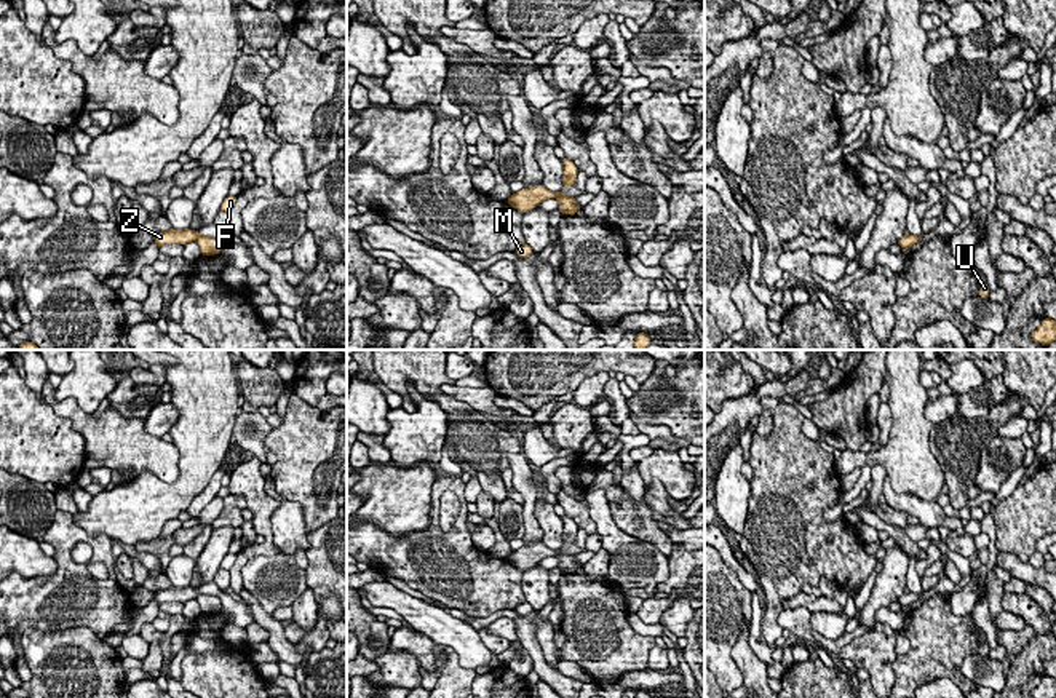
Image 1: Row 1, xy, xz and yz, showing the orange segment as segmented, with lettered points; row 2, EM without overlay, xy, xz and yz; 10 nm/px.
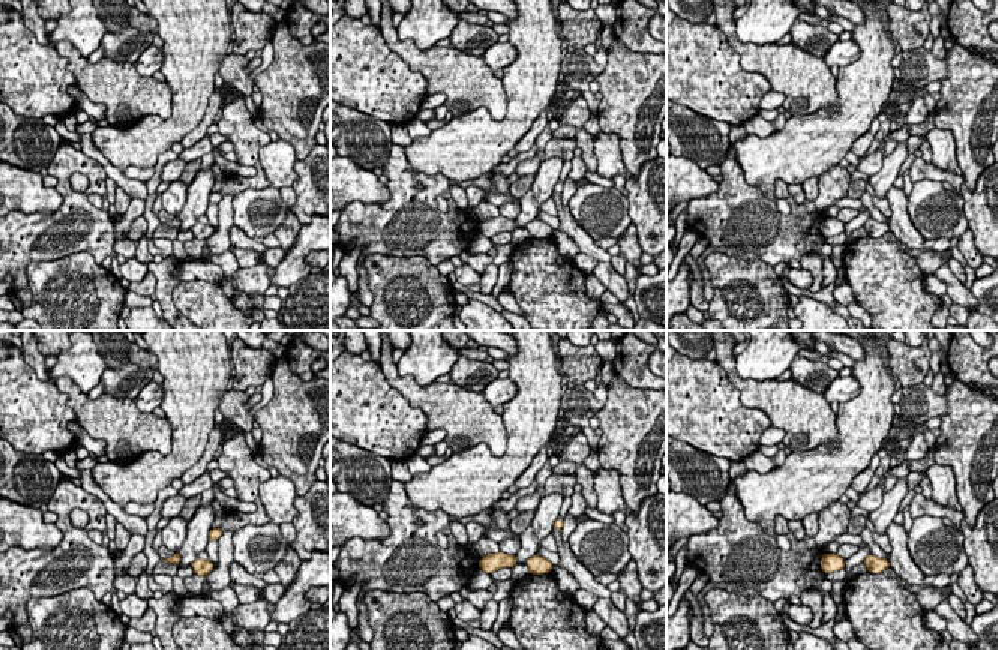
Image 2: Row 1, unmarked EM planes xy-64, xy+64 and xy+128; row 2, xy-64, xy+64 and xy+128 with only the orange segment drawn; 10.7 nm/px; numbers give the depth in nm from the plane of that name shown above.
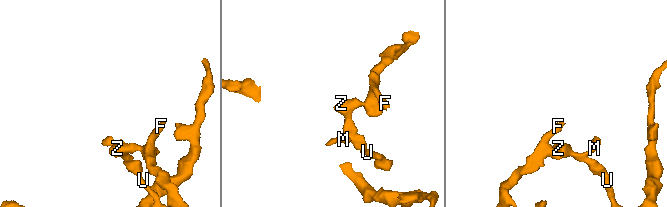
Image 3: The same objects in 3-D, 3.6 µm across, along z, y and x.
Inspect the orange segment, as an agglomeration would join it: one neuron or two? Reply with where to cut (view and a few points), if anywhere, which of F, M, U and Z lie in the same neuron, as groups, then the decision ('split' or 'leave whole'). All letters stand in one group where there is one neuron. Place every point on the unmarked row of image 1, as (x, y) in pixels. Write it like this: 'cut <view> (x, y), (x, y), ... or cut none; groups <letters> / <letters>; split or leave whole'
cut xy (200, 593), (194, 598); groups F / M U Z; split

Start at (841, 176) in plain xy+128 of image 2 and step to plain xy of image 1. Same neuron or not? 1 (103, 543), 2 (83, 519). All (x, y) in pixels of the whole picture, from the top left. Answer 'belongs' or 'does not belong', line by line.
1: belongs
2: does not belong

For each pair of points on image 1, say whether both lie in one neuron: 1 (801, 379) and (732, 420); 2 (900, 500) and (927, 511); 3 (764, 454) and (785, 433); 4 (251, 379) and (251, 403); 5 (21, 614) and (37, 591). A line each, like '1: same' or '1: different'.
1: same
2: same
3: same
4: same
5: same

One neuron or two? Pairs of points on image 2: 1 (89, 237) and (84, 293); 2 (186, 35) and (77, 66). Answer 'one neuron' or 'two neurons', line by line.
1: two neurons
2: two neurons

